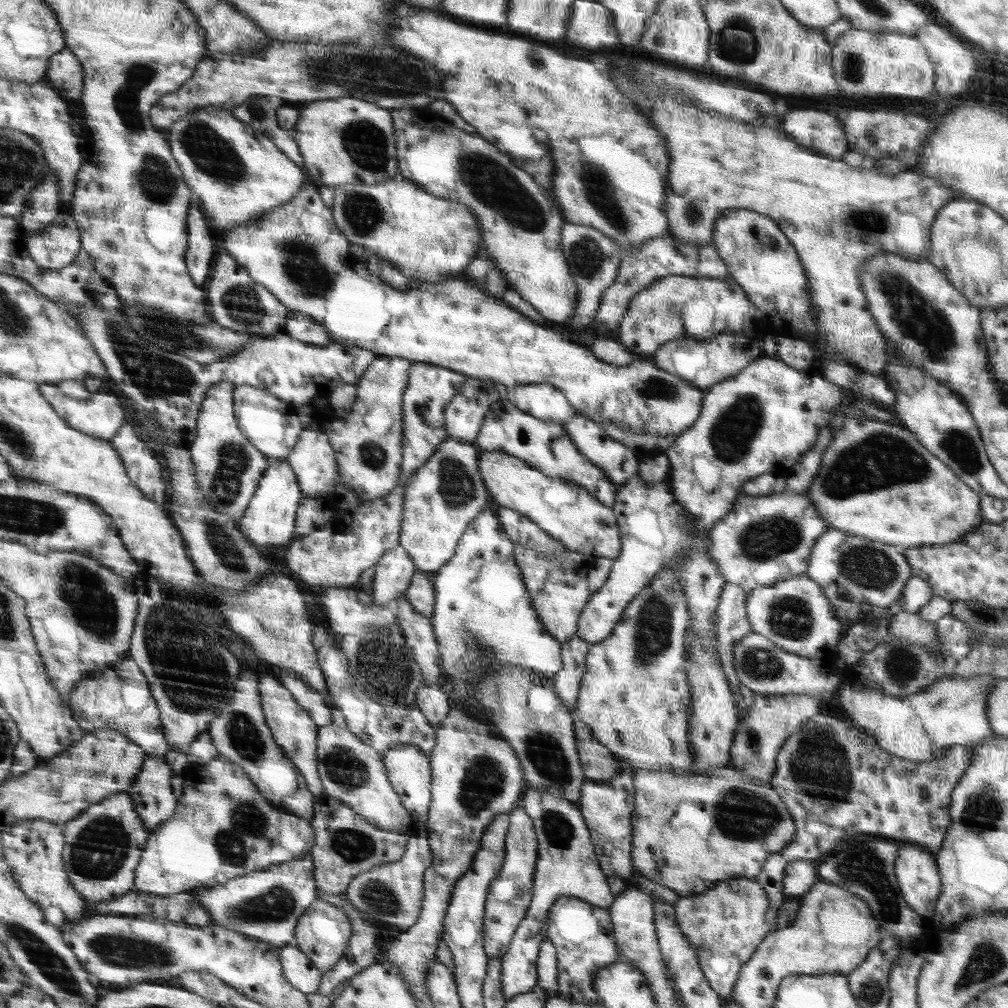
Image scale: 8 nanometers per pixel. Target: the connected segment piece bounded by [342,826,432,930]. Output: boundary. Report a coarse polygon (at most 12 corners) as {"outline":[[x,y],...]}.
{"outline":[[418,826],[399,861],[360,873],[342,895],[356,911],[416,925],[432,864]]}

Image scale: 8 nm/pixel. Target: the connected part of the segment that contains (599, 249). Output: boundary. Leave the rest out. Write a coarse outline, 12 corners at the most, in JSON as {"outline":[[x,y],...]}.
{"outline":[[568,223],[560,242],[579,287],[582,330],[615,284],[625,255],[593,226]]}

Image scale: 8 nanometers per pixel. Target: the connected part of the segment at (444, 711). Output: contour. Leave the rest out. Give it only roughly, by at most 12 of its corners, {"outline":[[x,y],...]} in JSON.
{"outline":[[438,683],[420,687],[416,706],[438,730],[450,696]]}

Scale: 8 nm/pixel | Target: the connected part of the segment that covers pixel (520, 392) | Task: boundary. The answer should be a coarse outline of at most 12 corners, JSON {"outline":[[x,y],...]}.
{"outline":[[548,383],[515,386],[509,399],[546,422],[578,415],[564,392]]}

